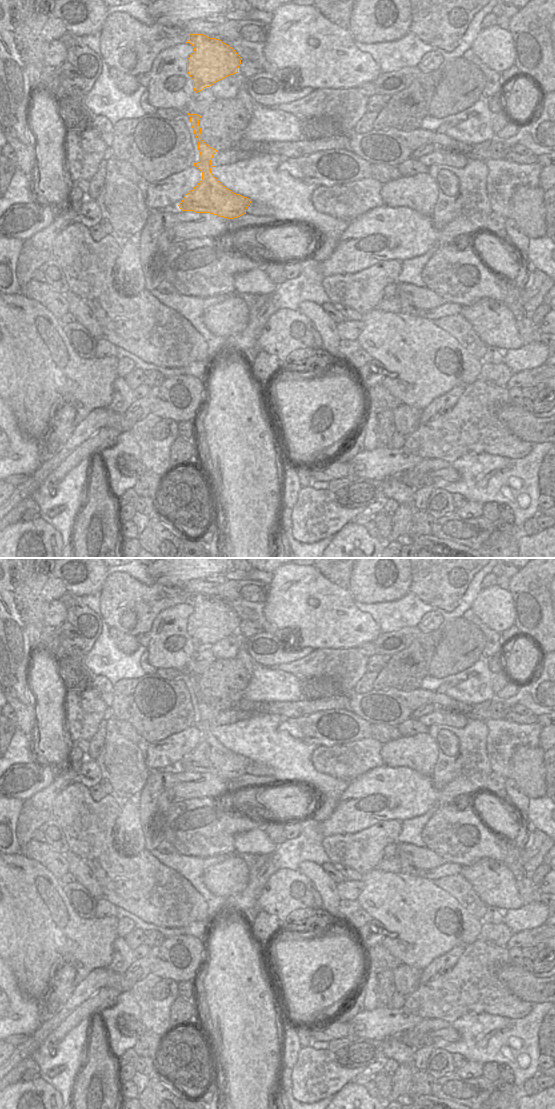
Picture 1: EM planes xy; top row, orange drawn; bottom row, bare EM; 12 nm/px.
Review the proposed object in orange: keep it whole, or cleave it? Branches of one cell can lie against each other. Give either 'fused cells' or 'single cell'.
single cell

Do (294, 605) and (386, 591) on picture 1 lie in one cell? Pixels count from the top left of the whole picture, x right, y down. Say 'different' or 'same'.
different

